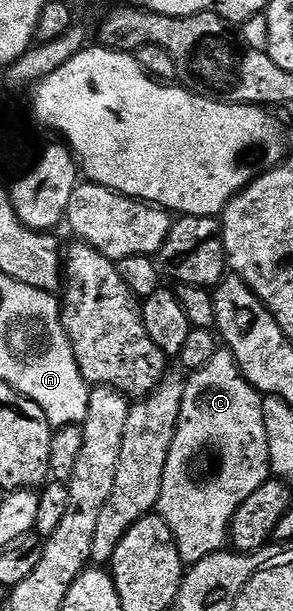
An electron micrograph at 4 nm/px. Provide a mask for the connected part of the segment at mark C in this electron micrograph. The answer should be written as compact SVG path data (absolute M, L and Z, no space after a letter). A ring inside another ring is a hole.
M225 349L218 350L208 365L199 371L189 372L185 385L176 437L168 453L168 465L164 465L164 485L160 489L156 513L166 522L168 529L172 529L183 564L193 565L227 546L230 522L234 520L236 509L240 509L240 505L244 505L244 501L248 501L248 497L252 497L252 493L271 478L272 472L268 433L264 429L263 396L242 376L234 355ZM205 451L211 451L218 458L218 468L211 479L198 480L190 472L190 466Z

